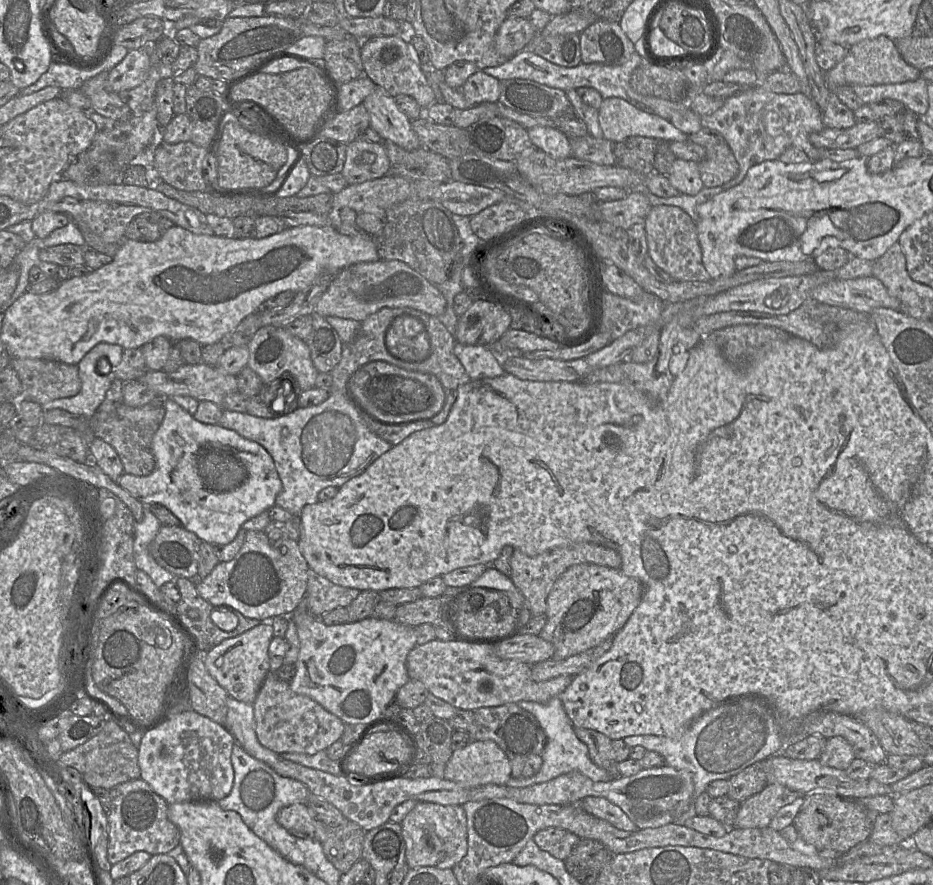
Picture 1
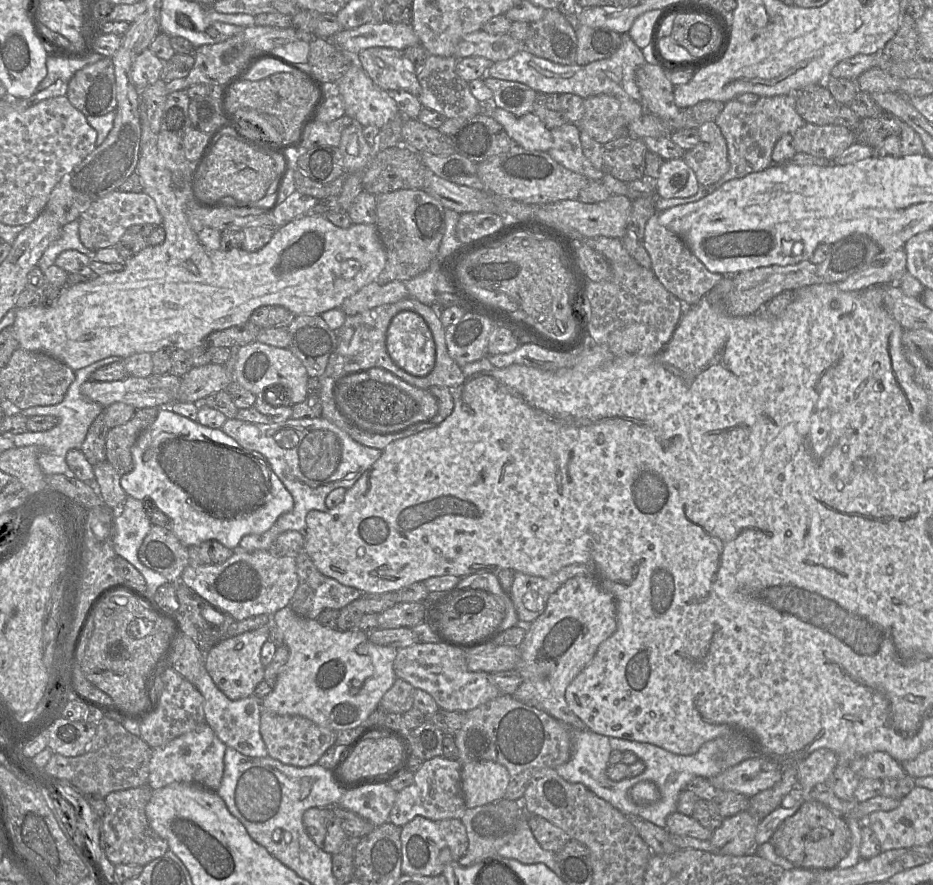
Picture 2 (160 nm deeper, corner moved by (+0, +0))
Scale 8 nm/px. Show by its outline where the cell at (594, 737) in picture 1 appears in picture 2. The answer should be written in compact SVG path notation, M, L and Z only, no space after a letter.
M575 576L569 580L567 580L555 593L553 593L548 601L544 612L530 625L526 625L527 632L524 640L522 641L520 648L520 660L515 668L519 672L522 677L522 683L513 694L513 696L519 701L539 708L540 710L545 711L561 723L565 724L567 727L571 729L585 730L587 726L584 722L578 718L569 708L566 699L565 699L565 691L568 685L573 681L573 679L591 662L594 655L596 654L599 646L607 640L610 636L612 636L617 629L617 604L614 596L605 591L599 584L590 576Z

